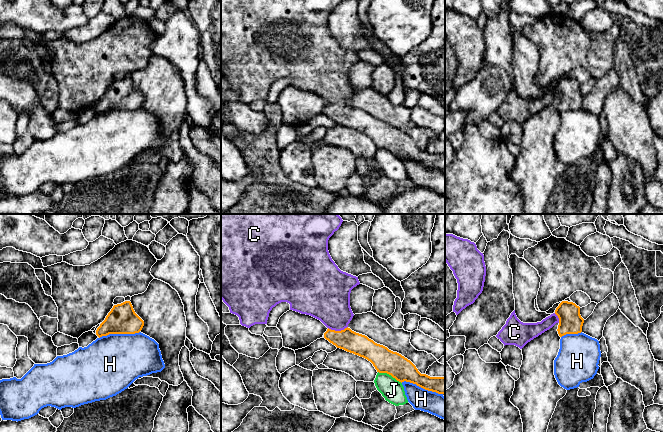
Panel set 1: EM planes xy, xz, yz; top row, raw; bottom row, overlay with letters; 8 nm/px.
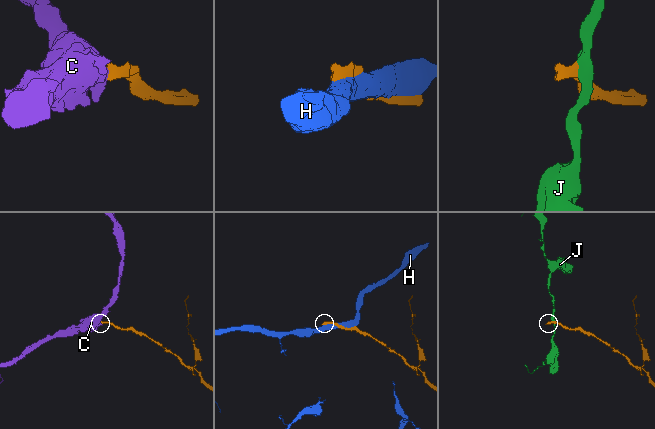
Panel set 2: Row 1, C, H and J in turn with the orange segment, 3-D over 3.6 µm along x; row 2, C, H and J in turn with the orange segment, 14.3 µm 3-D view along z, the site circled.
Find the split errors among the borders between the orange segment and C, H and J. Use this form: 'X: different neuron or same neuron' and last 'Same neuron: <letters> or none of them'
C: same neuron
H: different neuron
J: different neuron
Same neuron: C

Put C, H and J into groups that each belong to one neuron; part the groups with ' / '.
C / H / J

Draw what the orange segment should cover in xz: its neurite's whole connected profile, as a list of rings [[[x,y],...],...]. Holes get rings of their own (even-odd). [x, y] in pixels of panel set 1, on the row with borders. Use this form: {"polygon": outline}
{"polygon": [[[221,214],[221,299],[247,328],[267,324],[272,308],[287,302],[290,310],[320,320],[328,328],[326,340],[367,359],[377,372],[445,394],[445,377],[421,374],[401,354],[348,327],[354,316],[350,293],[360,282],[358,277],[341,271],[328,251],[328,240],[342,222],[338,214]]]}

